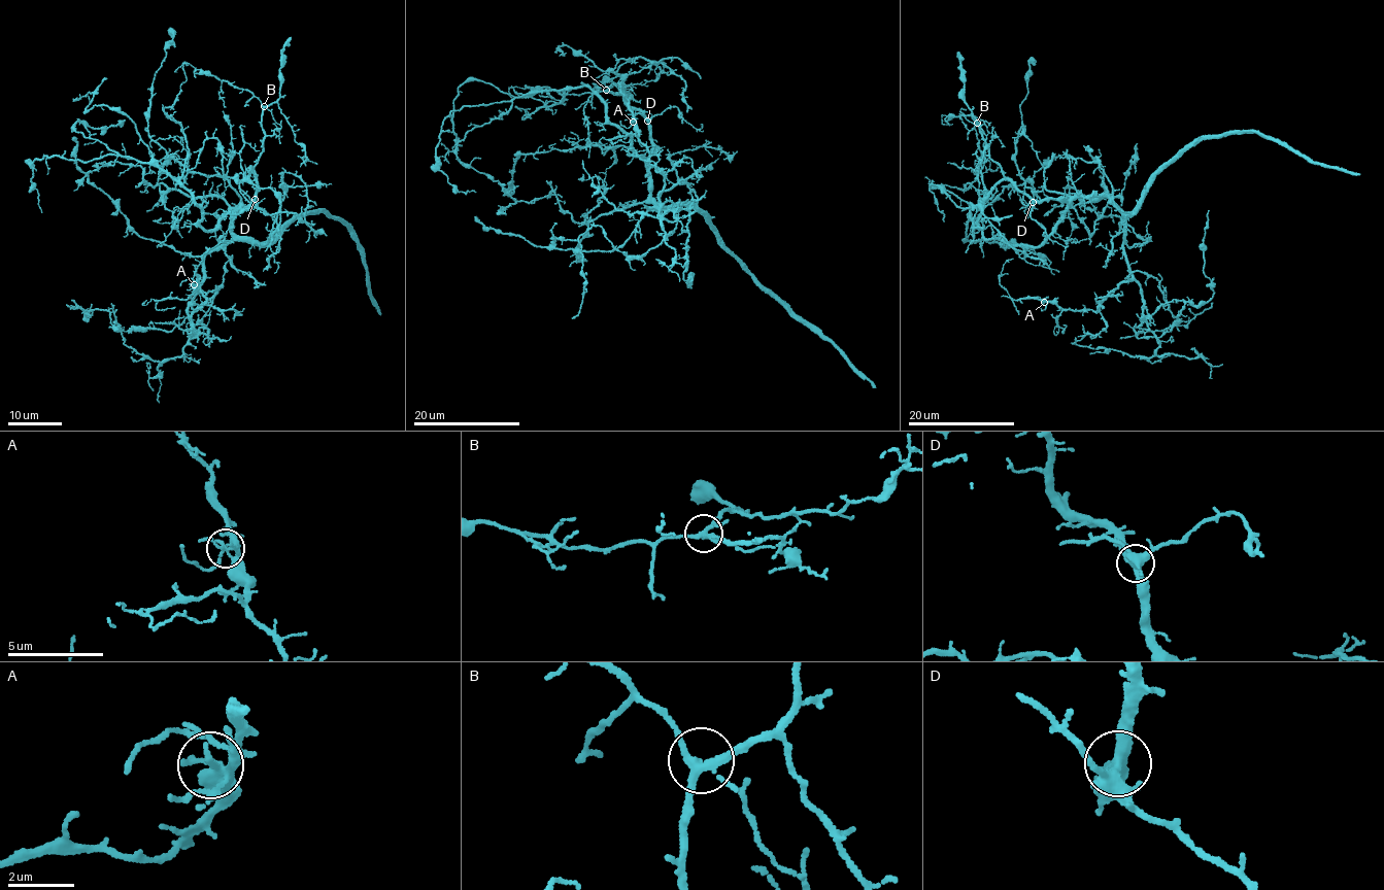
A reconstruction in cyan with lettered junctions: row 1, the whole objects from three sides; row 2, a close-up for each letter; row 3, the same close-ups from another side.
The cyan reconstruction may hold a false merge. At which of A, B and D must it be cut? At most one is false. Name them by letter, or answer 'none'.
A

